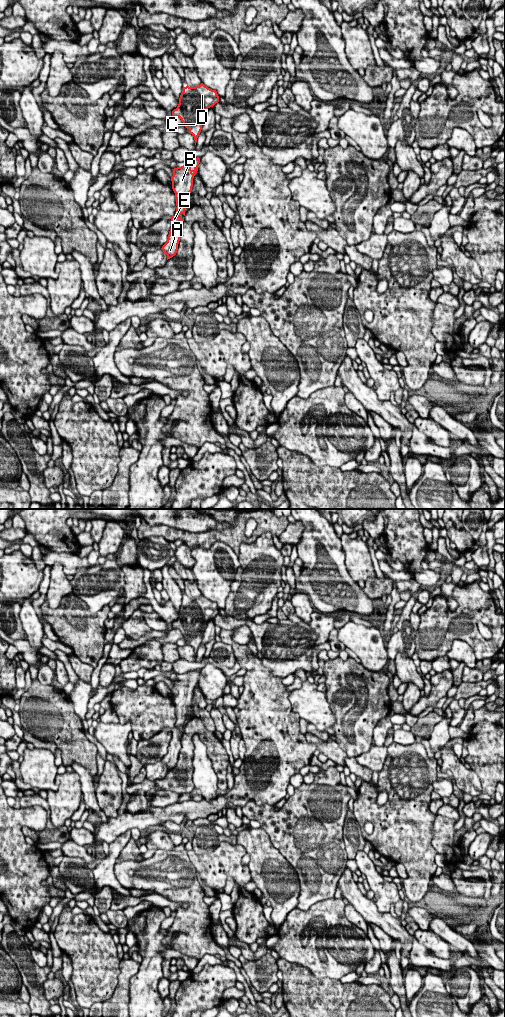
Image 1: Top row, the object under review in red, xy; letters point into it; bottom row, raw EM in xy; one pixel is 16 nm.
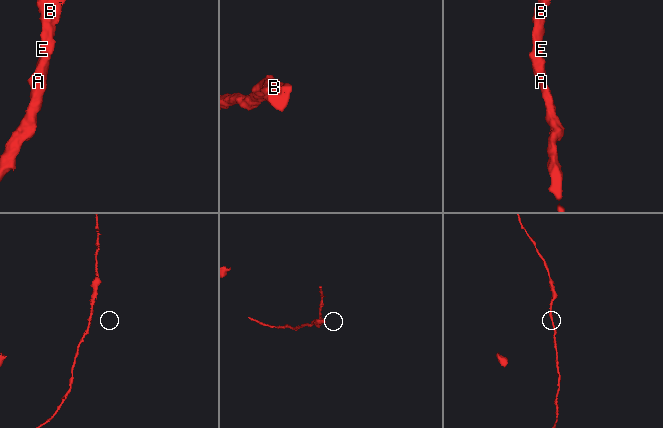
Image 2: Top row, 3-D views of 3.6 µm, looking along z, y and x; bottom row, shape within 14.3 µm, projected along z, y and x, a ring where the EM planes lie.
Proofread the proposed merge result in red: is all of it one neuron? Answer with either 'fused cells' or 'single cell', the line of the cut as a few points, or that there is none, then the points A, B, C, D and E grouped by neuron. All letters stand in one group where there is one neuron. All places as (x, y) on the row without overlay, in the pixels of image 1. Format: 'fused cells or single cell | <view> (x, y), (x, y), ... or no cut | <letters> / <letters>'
single cell | no cut | A B C D E

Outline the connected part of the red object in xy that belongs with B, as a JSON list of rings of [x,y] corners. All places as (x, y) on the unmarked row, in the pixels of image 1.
[[[191,670],[189,671],[189,675],[187,677],[183,677],[181,679],[172,681],[173,682],[173,688],[171,689],[172,701],[175,705],[177,719],[176,719],[176,726],[170,730],[172,734],[172,738],[169,743],[167,754],[161,760],[163,764],[167,767],[167,772],[175,768],[178,762],[178,756],[181,749],[181,738],[184,733],[184,729],[181,731],[179,728],[181,726],[185,728],[186,716],[188,713],[187,707],[192,703],[193,690],[198,683],[199,675],[200,675],[200,670]]]

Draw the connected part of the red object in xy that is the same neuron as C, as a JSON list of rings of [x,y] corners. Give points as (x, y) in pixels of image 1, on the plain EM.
[[[203,595],[195,599],[183,598],[179,616],[172,623],[172,628],[181,631],[189,645],[193,647],[195,657],[202,642],[204,623],[218,614],[219,608],[217,604]]]

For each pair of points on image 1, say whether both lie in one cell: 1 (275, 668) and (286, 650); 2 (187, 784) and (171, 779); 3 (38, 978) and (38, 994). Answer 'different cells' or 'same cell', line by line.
1: same cell
2: same cell
3: same cell

